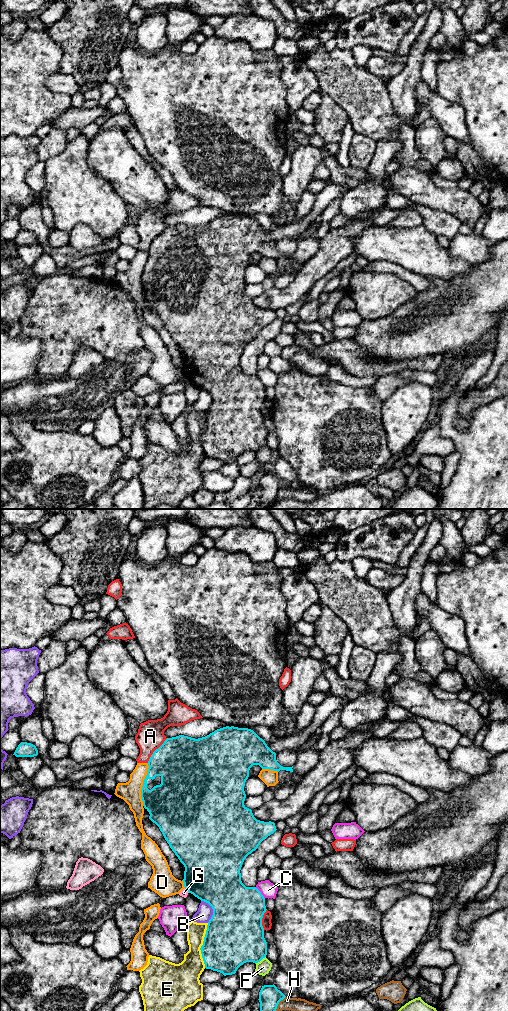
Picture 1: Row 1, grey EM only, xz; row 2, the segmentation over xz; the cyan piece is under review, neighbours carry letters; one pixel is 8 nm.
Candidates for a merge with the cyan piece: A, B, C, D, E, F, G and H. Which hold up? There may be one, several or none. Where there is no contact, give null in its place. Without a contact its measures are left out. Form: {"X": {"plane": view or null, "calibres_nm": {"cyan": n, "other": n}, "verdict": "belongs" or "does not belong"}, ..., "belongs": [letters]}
{"A": {"plane": "xz", "calibres_nm": {"cyan": 420, "other": 220}, "verdict": "does not belong"}, "B": {"plane": "xz", "calibres_nm": {"cyan": 460, "other": 120}, "verdict": "does not belong"}, "C": {"plane": "xz", "calibres_nm": {"cyan": 400, "other": 120}, "verdict": "does not belong"}, "D": {"plane": "xz", "calibres_nm": {"cyan": 320, "other": 170}, "verdict": "does not belong"}, "E": {"plane": "xz", "calibres_nm": {"cyan": 440, "other": 200}, "verdict": "does not belong"}, "F": {"plane": "xz", "calibres_nm": {"cyan": 400, "other": 120}, "verdict": "does not belong"}, "G": {"plane": "xz", "calibres_nm": {"cyan": 440, "other": 60}, "verdict": "does not belong"}, "H": {"plane": "xz", "calibres_nm": {"cyan": 180, "other": 120}, "verdict": "does not belong"}, "belongs": []}

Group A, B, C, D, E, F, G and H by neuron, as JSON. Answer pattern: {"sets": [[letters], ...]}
{"sets": [["A"], ["B"], ["C"], ["D"], ["E"], ["F"], ["G"], ["H"]]}

